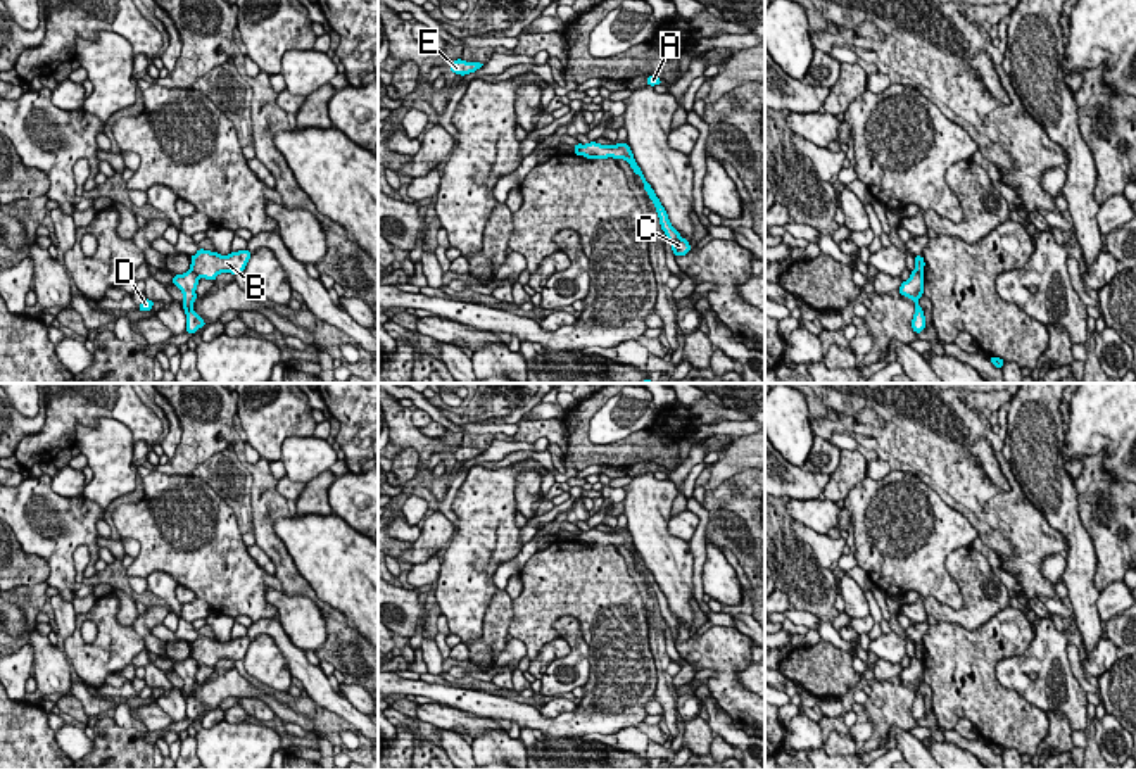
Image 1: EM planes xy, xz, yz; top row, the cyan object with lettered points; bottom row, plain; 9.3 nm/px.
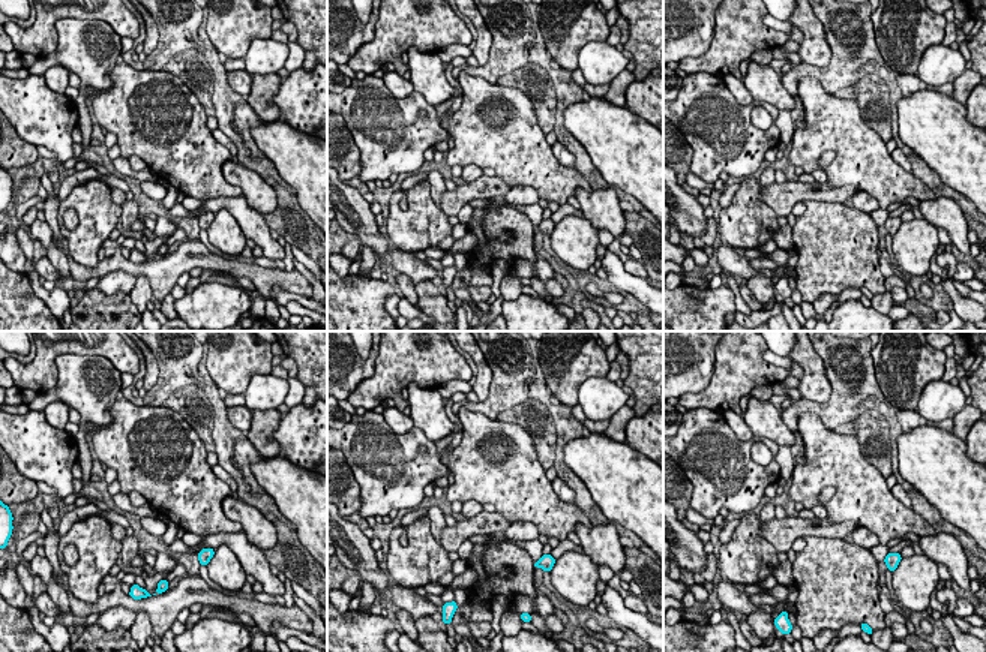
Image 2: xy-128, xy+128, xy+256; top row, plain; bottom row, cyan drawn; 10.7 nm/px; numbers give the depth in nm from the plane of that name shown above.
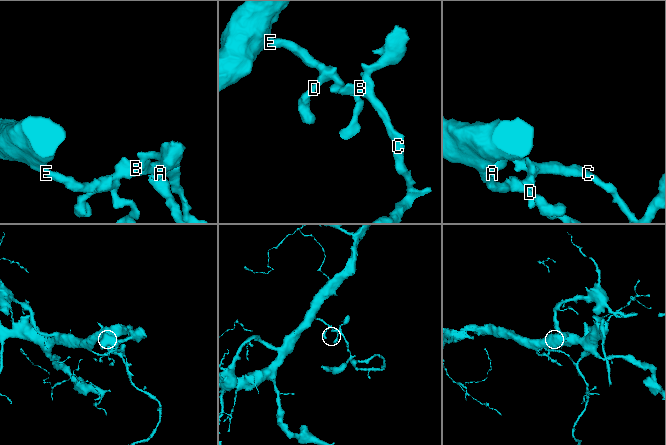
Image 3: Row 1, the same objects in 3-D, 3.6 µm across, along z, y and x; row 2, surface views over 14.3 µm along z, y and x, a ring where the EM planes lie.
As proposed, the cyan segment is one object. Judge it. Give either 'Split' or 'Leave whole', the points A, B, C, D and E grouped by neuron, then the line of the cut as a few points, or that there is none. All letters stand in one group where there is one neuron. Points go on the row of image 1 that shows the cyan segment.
Split. Groups: A B C / D E. Split along xy (190, 270), (199, 277)

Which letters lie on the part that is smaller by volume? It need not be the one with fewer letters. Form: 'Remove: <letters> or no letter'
Remove: A, B, C

